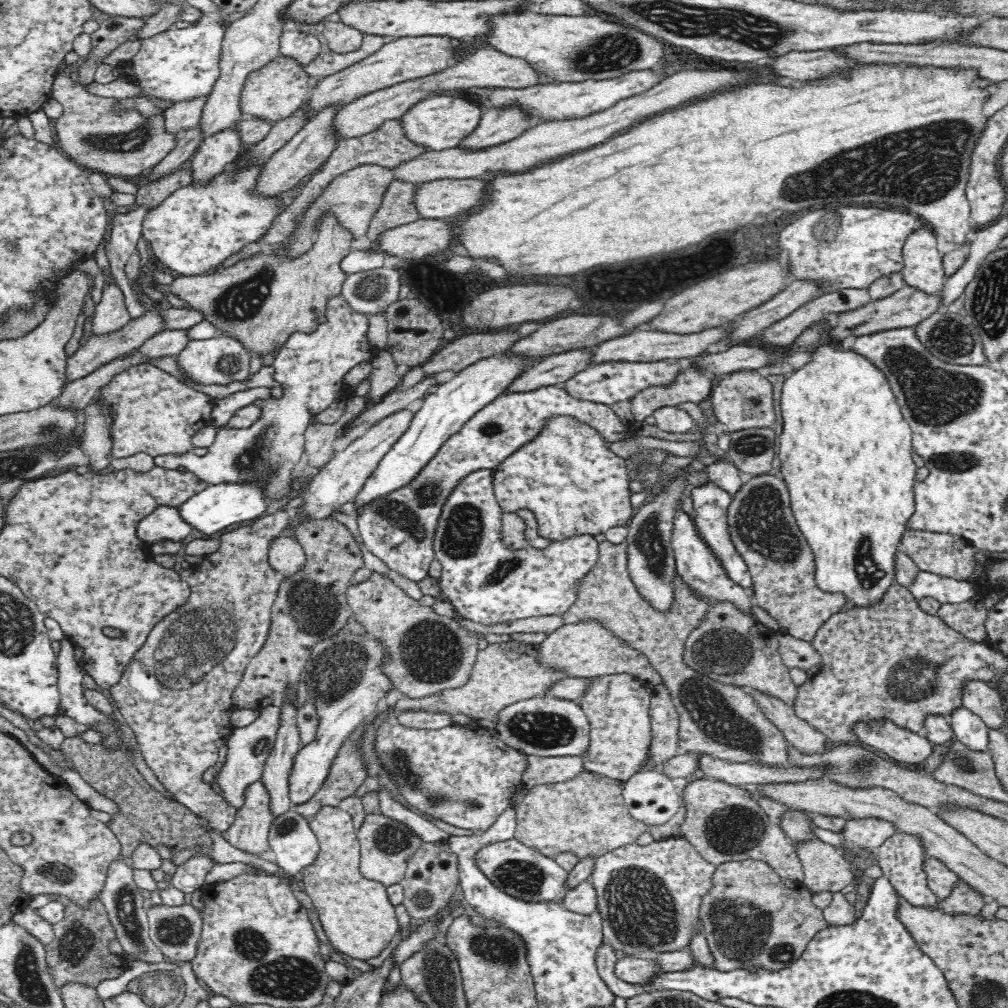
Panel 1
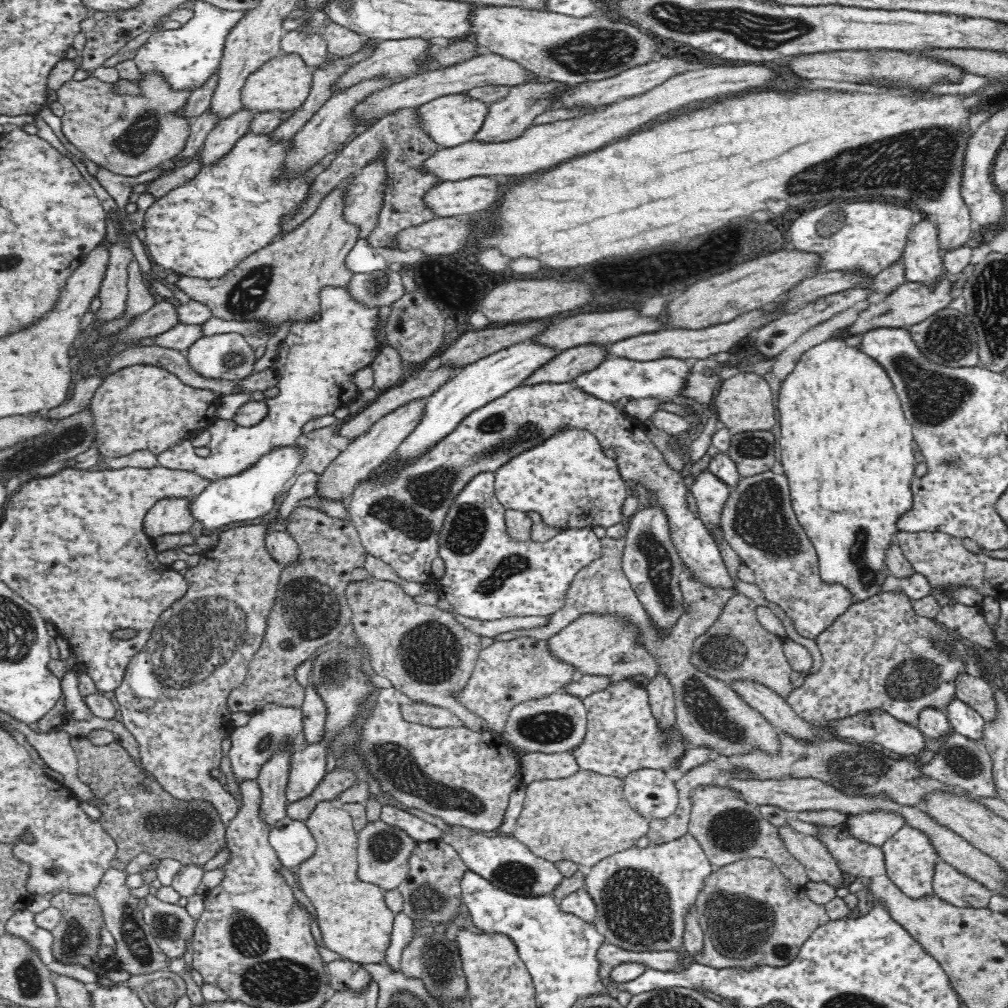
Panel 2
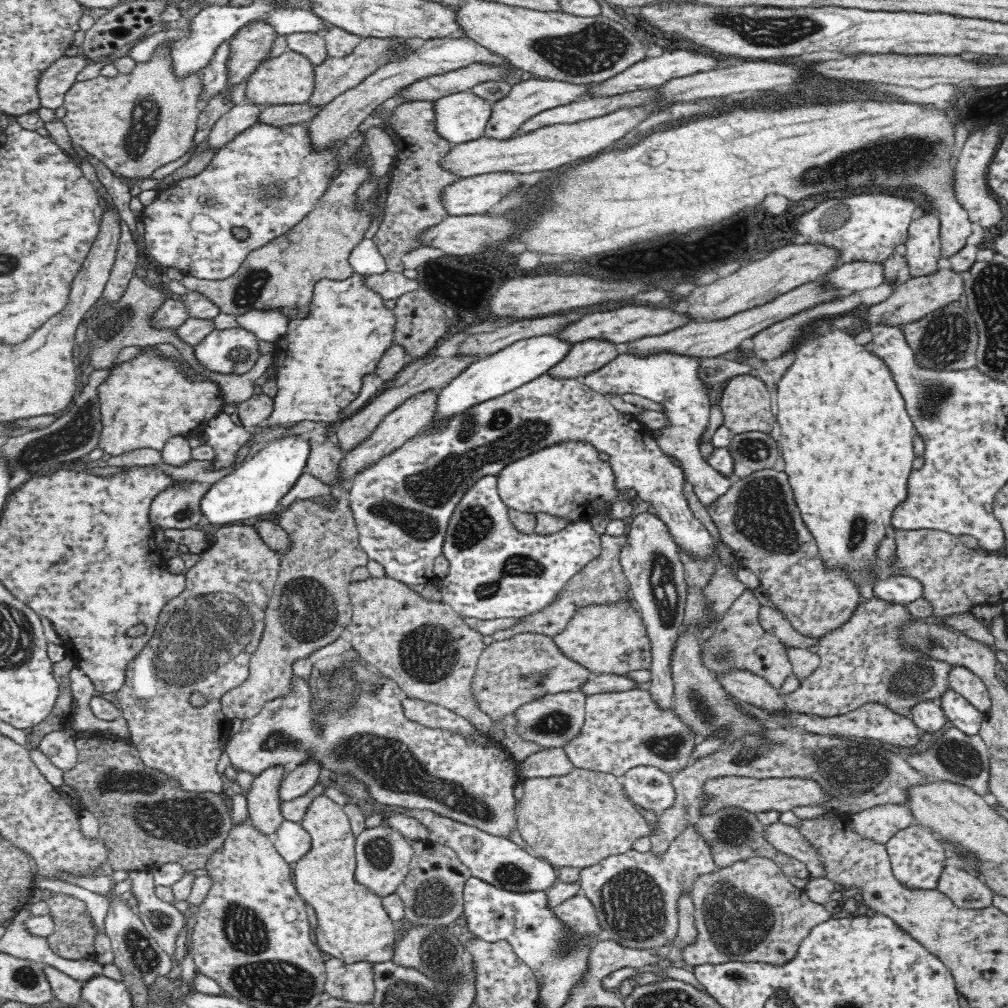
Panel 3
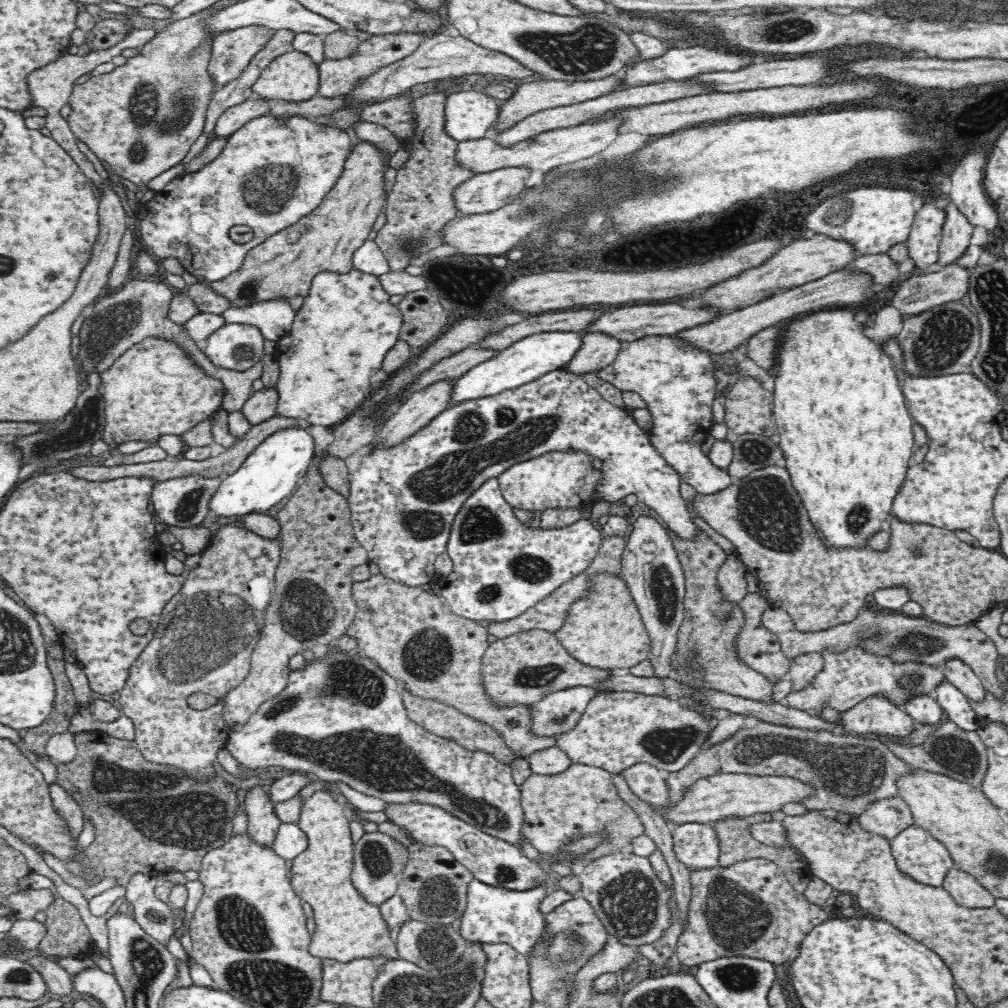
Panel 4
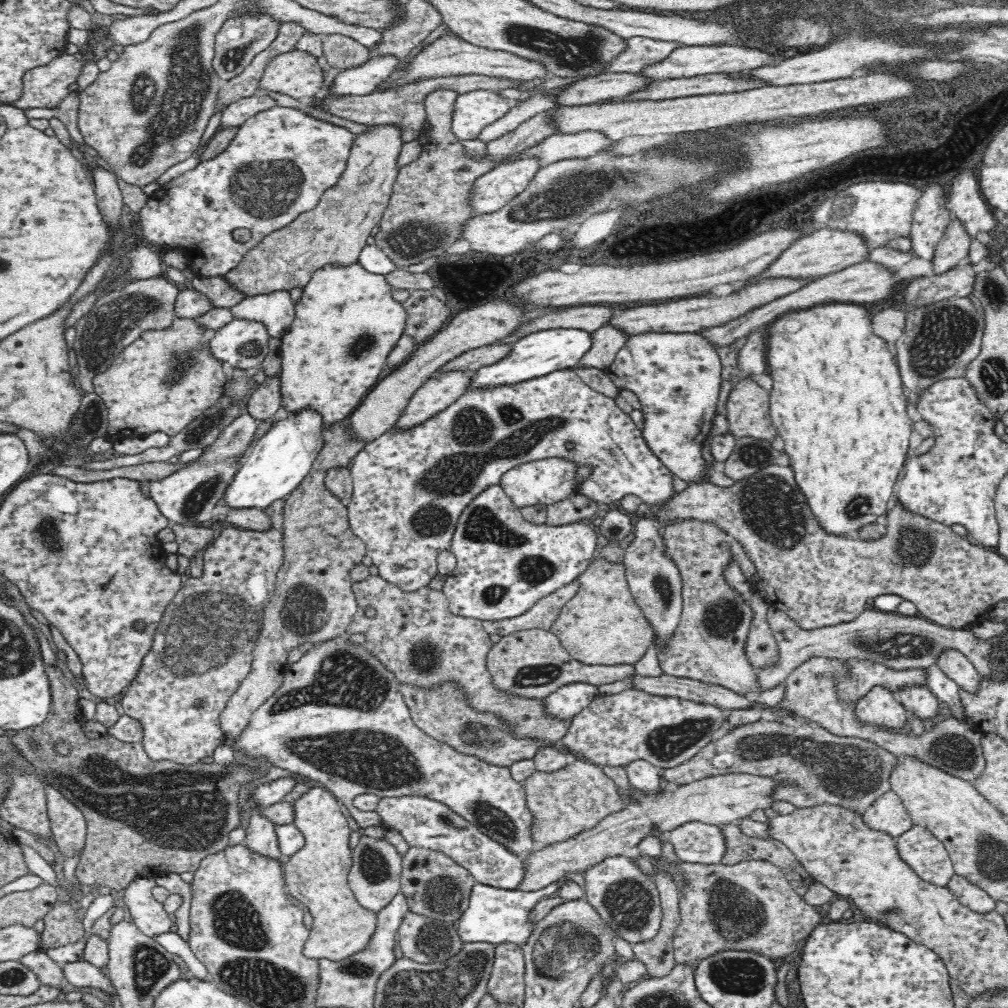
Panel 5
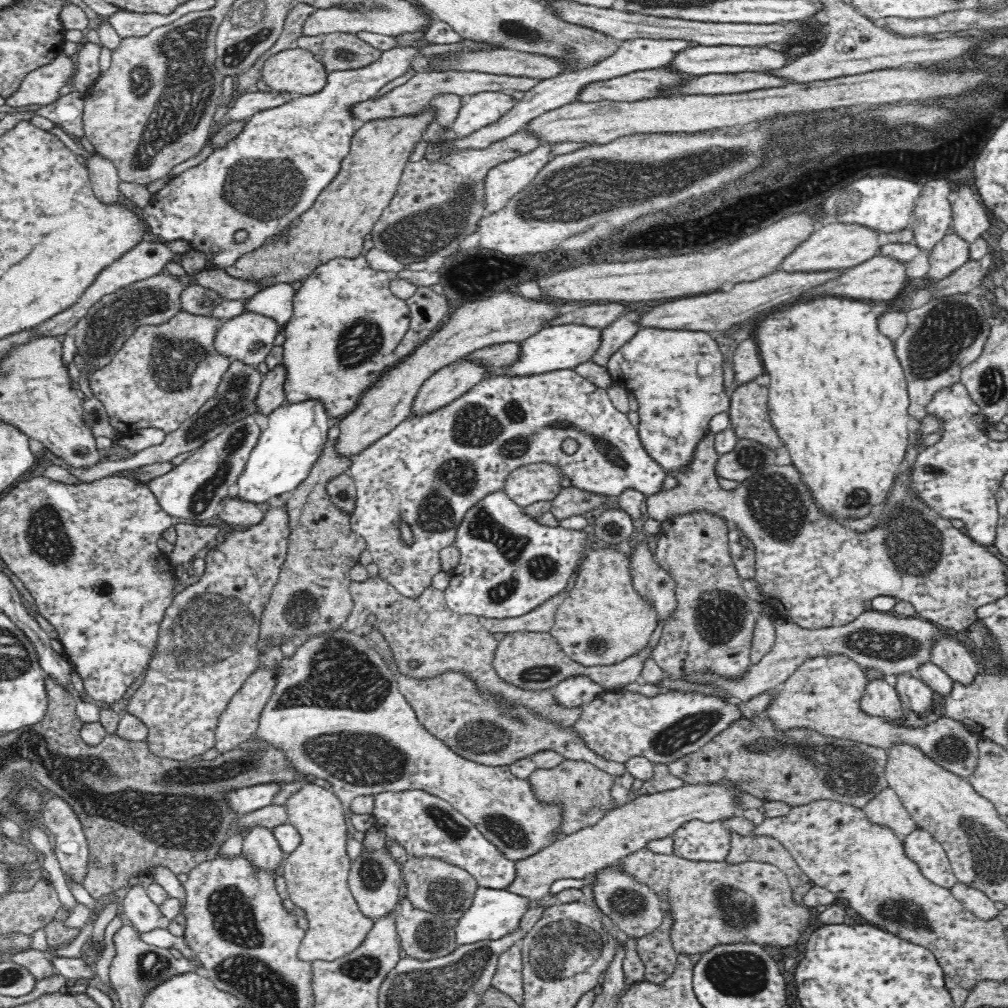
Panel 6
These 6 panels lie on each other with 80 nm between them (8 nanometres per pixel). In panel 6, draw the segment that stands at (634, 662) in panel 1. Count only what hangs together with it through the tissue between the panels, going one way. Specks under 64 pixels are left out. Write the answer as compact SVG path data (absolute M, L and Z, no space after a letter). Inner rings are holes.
M599 546L587 551L574 588L557 609L550 634L566 657L581 666L611 666L639 654L648 645L658 621L656 607L633 585L630 554Z

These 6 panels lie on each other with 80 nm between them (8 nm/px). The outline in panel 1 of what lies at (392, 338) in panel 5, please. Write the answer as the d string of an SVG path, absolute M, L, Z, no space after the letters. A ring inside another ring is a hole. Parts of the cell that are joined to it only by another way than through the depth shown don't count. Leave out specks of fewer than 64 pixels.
M334 294L326 300L324 315L326 321L318 323L314 330L310 330L310 332L294 330L284 342L284 346L278 350L273 362L275 368L273 375L283 390L283 396L278 399L270 397L268 400L264 400L263 405L260 406L261 417L252 426L246 428L232 428L227 424L216 426L216 438L202 457L198 457L192 450L182 452L182 454L162 454L162 456L154 457L155 466L174 470L183 468L195 473L198 478L209 485L254 480L256 476L264 476L268 466L275 466L277 468L275 475L267 476L269 481L265 484L265 494L274 501L288 499L286 494L290 494L293 483L290 476L304 452L305 432L310 425L312 416L328 409L334 402L348 401L353 396L353 390L348 388L344 382L344 376L357 364L370 362L376 354L376 348L370 345L368 339L368 314L356 312L350 303L342 298L341 294Z

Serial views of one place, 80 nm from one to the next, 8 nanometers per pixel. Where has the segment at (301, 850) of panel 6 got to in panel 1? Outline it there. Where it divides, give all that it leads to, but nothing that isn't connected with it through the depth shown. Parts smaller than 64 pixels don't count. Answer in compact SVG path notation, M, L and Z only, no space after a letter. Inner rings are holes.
M322 806L308 821L320 850L314 862L301 870L299 882L320 914L328 942L344 957L376 958L396 936L398 921L385 886L362 878L359 872L360 845L351 814L339 806Z

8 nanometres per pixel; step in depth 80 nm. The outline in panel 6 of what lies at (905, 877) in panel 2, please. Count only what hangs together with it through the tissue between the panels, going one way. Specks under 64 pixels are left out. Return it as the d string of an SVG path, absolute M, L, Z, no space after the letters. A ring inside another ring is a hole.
M917 827L912 834L903 838L903 845L905 846L906 856L909 856L919 866L922 875L930 882L947 889L951 889L957 883L946 851L928 831Z

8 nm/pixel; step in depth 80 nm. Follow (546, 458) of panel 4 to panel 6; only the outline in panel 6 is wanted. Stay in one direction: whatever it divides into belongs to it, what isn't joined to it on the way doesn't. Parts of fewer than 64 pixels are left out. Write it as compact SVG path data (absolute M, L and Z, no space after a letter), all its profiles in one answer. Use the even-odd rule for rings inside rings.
M534 463L520 466L506 479L504 492L518 506L530 506L536 502L550 500L560 492L562 475L550 463Z

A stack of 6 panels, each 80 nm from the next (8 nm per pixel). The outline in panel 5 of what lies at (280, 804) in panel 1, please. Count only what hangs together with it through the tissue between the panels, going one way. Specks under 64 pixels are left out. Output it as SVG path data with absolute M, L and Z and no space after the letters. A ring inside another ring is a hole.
M257 808L250 818L243 844L262 857L283 860L274 823L268 821L264 815L260 815L260 809Z

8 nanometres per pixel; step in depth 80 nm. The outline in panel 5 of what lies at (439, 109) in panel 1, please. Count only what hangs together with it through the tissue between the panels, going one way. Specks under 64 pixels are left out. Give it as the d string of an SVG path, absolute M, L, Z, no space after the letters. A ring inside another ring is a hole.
M475 90L457 96L452 133L460 141L475 140L481 131L503 118L513 102L500 93Z

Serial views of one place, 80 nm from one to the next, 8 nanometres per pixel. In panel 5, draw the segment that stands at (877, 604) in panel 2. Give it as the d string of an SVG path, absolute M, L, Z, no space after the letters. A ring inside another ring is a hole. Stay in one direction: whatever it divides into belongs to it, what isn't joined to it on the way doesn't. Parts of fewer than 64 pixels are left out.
M847 660L852 678L838 679L837 691L844 700L857 701L874 686L887 686L896 693L902 686L926 686L927 672L922 670L889 670L886 666L866 660Z

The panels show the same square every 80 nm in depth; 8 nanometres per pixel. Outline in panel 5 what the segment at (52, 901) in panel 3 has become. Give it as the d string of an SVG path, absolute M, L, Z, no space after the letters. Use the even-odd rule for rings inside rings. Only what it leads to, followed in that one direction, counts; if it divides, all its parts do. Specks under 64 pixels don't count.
M54 905L54 908L43 918L44 932L42 940L46 948L58 948L58 946L66 946L72 942L78 942L84 936L84 929L81 922L74 918L74 906Z

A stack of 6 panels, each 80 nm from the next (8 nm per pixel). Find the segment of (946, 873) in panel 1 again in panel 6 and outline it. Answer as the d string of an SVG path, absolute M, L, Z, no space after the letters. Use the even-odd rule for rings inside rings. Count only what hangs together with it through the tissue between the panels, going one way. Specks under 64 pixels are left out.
M957 881L951 888L951 893L976 918L989 921L990 919L996 919L999 914L996 906L994 906L994 901L988 895L974 887L964 885L960 881Z

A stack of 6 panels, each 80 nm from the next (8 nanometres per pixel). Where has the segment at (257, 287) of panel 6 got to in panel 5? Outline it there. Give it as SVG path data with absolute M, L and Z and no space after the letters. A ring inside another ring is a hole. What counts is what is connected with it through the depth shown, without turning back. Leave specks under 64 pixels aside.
M191 274L191 280L188 284L191 284L194 290L205 294L214 307L231 308L242 302L247 296L229 282L226 274L213 277Z

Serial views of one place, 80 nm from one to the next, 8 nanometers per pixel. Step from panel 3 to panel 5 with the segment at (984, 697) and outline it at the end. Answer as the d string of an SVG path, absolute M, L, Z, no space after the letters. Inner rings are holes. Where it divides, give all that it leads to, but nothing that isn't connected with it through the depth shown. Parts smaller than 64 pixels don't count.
M957 648L940 650L936 666L948 676L948 679L954 680L959 688L968 692L978 690L982 677L974 664L966 658L966 654L962 654Z

